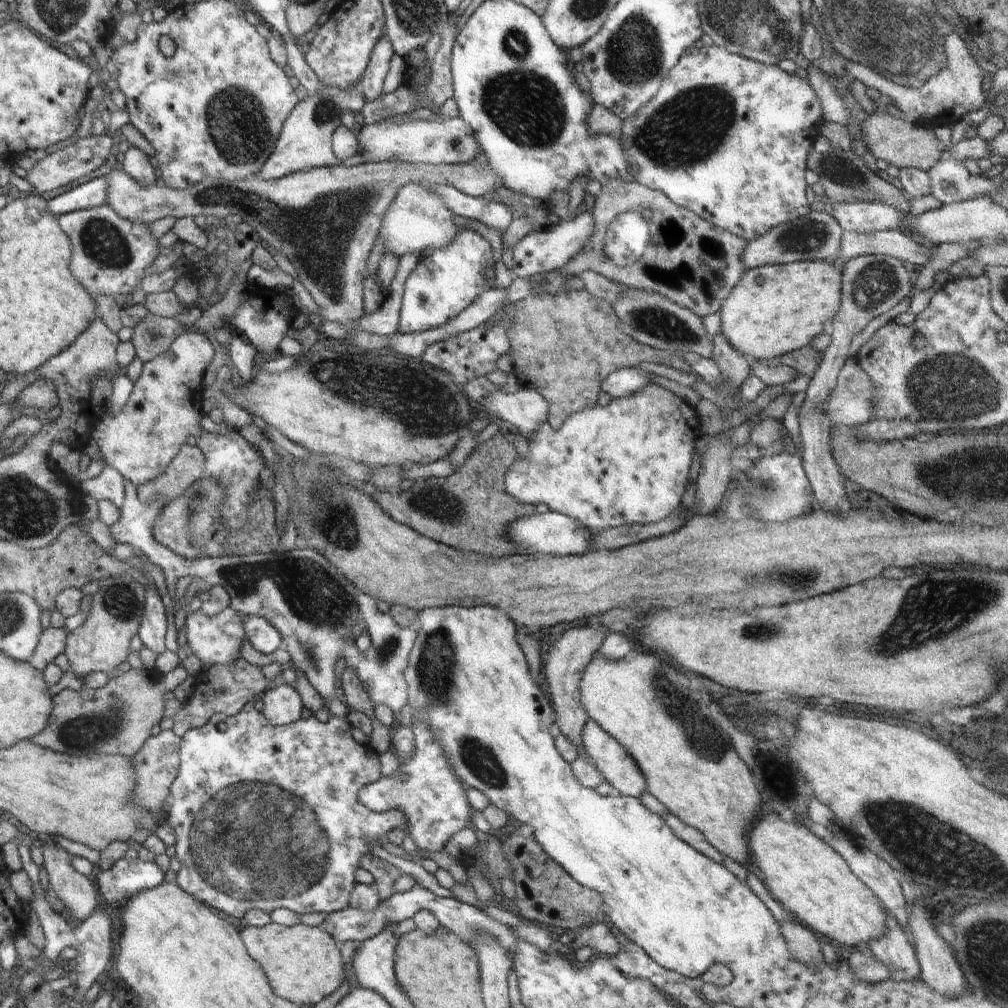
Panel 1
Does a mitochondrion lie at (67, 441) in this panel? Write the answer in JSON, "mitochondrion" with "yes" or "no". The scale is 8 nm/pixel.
{"mitochondrion":"no"}

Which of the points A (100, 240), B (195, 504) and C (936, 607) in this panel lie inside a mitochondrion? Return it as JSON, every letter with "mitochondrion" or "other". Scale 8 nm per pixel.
{"A":"mitochondrion","B":"mitochondrion","C":"mitochondrion"}

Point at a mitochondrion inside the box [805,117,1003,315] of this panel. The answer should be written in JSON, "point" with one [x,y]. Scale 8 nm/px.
{"point":[875,284]}

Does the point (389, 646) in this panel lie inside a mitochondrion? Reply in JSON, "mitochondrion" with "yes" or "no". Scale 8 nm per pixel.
{"mitochondrion":"yes"}

